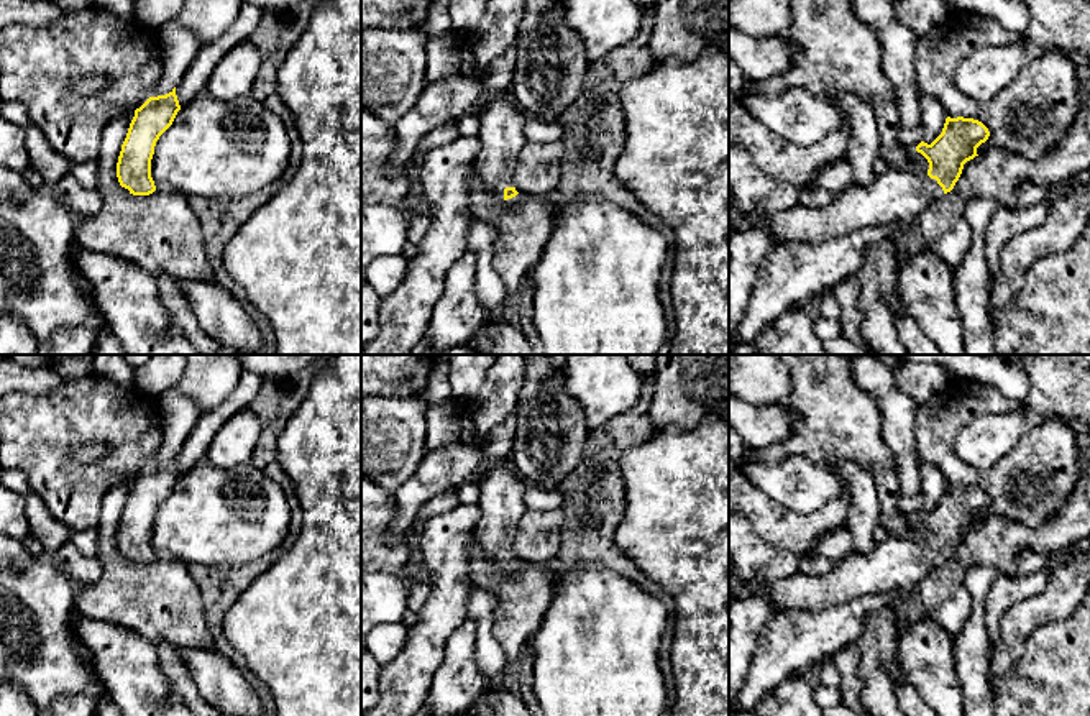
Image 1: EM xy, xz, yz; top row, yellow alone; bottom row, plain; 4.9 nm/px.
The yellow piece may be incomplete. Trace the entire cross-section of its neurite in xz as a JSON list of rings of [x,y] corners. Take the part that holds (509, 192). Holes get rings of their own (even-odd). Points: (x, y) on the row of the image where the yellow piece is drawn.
[[[499,90],[484,97],[476,113],[479,117],[481,151],[474,174],[496,200],[507,200],[519,192],[512,182],[519,149],[525,145],[525,113],[511,92]]]

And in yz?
[[[947,117],[942,133],[931,145],[921,141],[916,146],[929,163],[926,176],[888,169],[872,182],[854,182],[824,207],[798,204],[768,217],[747,217],[740,223],[729,217],[729,238],[735,230],[752,227],[767,227],[772,245],[814,245],[886,223],[901,223],[913,230],[923,210],[954,189],[964,164],[978,156],[977,148],[988,136],[988,128],[978,120]]]

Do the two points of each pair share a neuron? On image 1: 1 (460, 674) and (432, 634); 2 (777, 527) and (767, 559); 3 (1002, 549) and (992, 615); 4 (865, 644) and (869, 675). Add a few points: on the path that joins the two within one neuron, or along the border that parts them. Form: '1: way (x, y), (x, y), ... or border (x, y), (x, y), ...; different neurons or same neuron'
1: border (463, 618), (447, 641), (430, 688); different neurons
2: border (746, 518), (765, 541), (800, 557); different neurons
3: border (1002, 573), (1012, 577); different neurons
4: way (869, 652), (869, 667); same neuron

